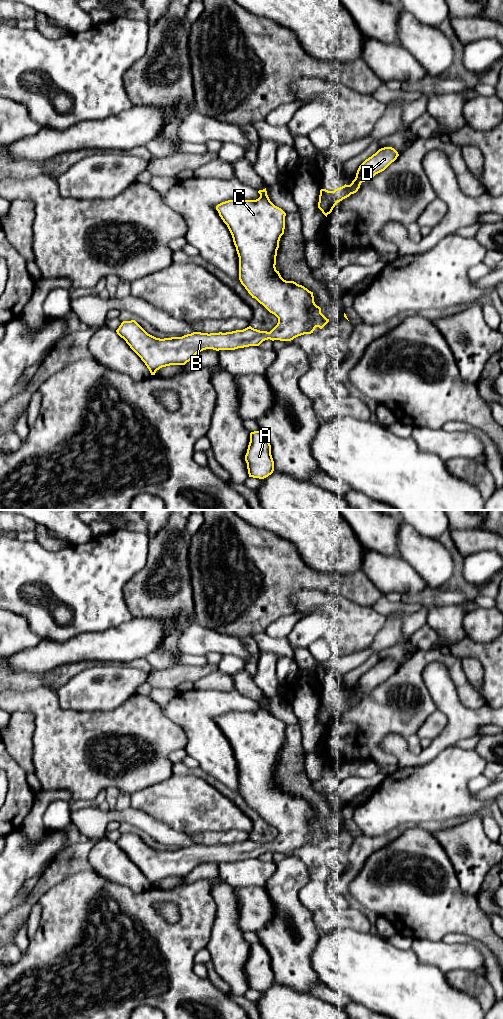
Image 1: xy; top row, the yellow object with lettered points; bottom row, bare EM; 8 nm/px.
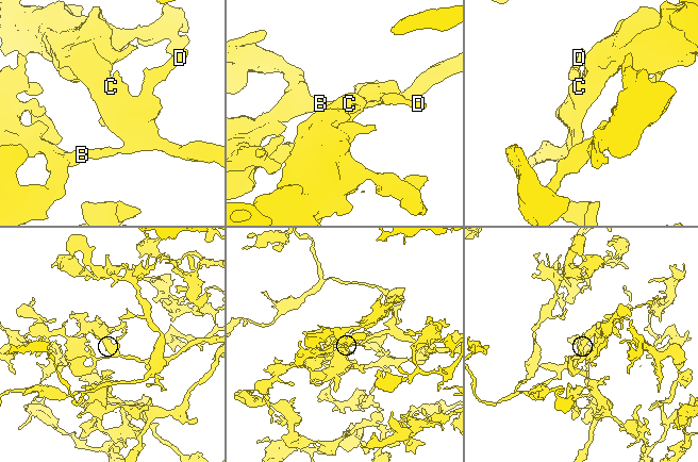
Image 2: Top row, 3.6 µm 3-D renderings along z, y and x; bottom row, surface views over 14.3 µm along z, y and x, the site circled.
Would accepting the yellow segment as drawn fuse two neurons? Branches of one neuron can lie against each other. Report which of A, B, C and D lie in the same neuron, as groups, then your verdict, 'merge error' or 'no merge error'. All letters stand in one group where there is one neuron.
A B C D | no merge error

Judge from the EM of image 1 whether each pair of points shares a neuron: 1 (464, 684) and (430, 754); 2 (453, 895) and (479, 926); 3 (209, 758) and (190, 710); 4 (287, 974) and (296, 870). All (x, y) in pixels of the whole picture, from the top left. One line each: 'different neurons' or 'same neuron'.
1: different neurons
2: same neuron
3: same neuron
4: same neuron

